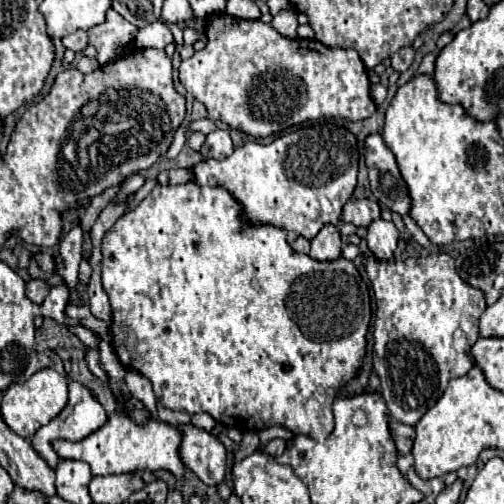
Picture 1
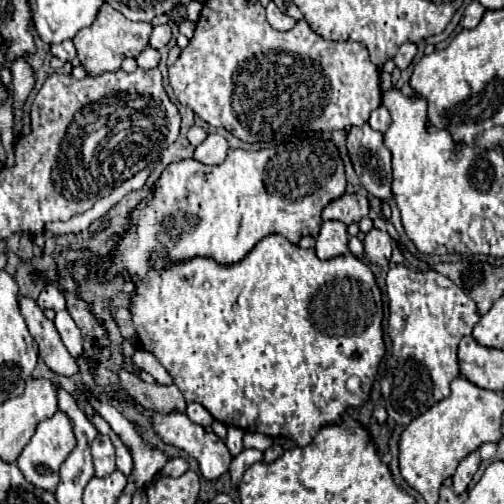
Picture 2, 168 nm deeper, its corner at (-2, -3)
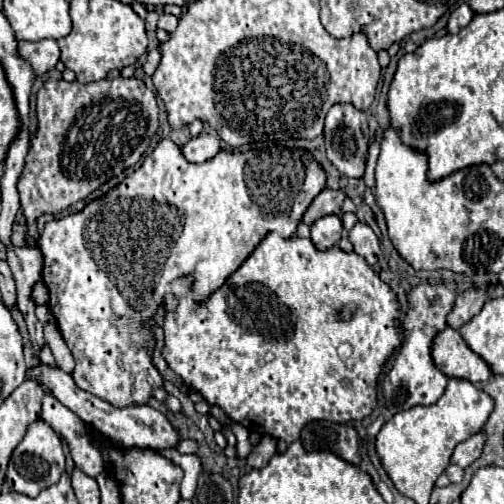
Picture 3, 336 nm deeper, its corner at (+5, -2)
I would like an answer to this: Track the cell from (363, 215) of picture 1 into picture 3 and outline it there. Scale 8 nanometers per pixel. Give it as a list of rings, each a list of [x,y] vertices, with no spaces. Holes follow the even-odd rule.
[[[323,189],[315,199],[313,203],[309,205],[309,209],[305,211],[303,215],[303,223],[311,225],[313,221],[317,221],[319,217],[325,217],[325,215],[343,215],[343,205],[345,201],[345,191],[333,191],[333,189]]]

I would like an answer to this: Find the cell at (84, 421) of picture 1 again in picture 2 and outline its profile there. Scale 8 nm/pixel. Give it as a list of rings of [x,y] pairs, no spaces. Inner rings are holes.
[[[56,412],[52,418],[40,422],[34,430],[34,436],[30,438],[30,442],[24,446],[24,450],[18,456],[18,468],[22,472],[22,476],[34,484],[36,488],[54,492],[58,486],[58,470],[62,466],[62,462],[68,458],[68,454],[72,452],[72,448],[76,446],[76,438],[72,432],[72,422],[68,420],[68,416],[64,416],[64,412]]]

